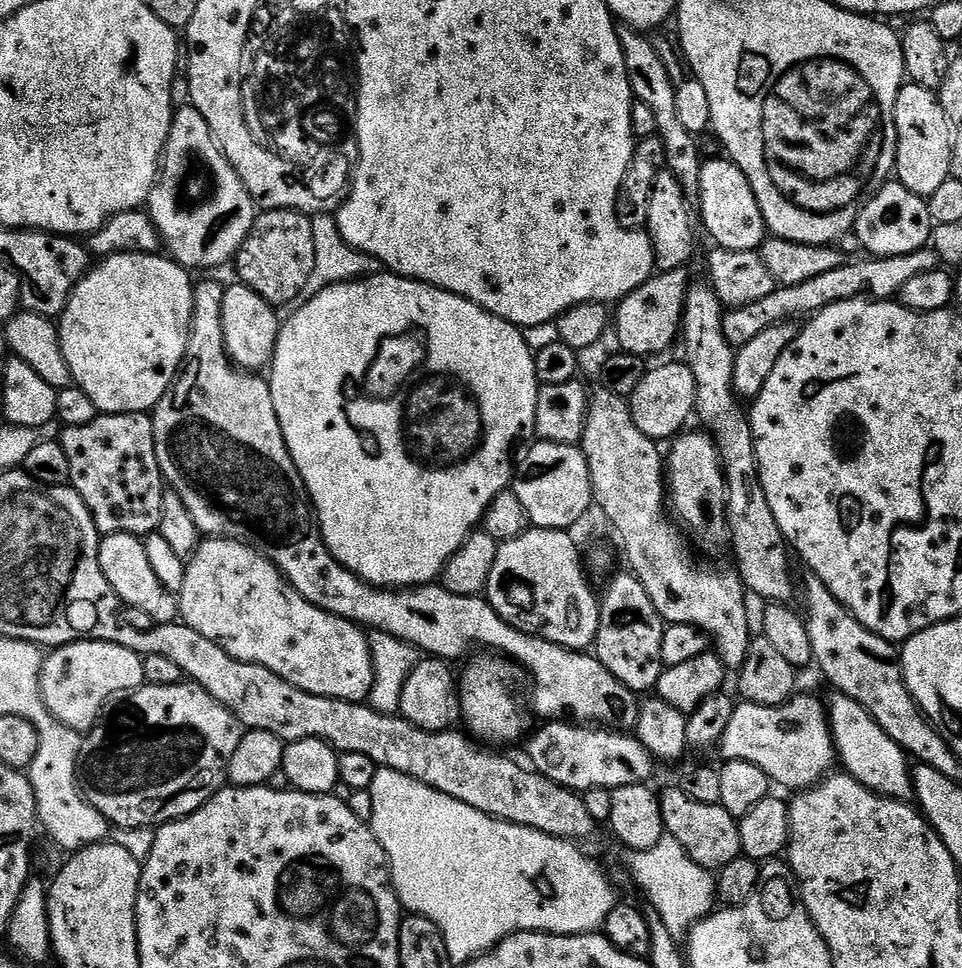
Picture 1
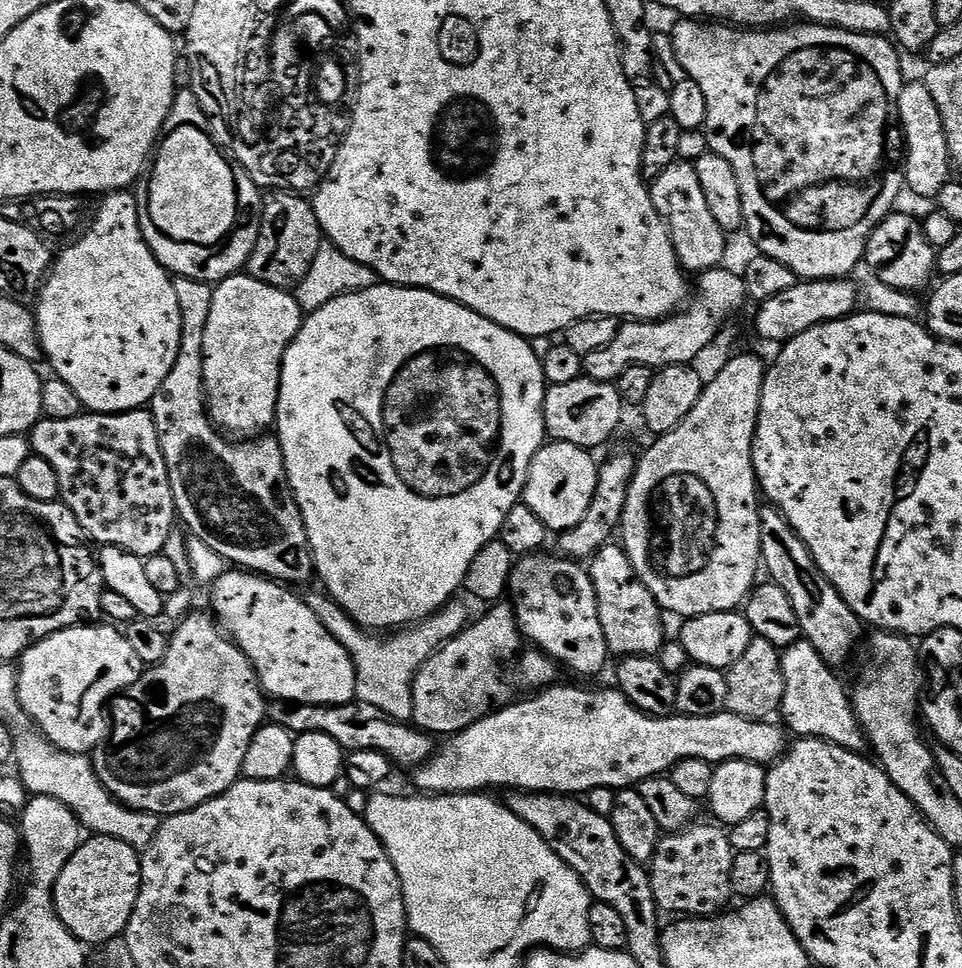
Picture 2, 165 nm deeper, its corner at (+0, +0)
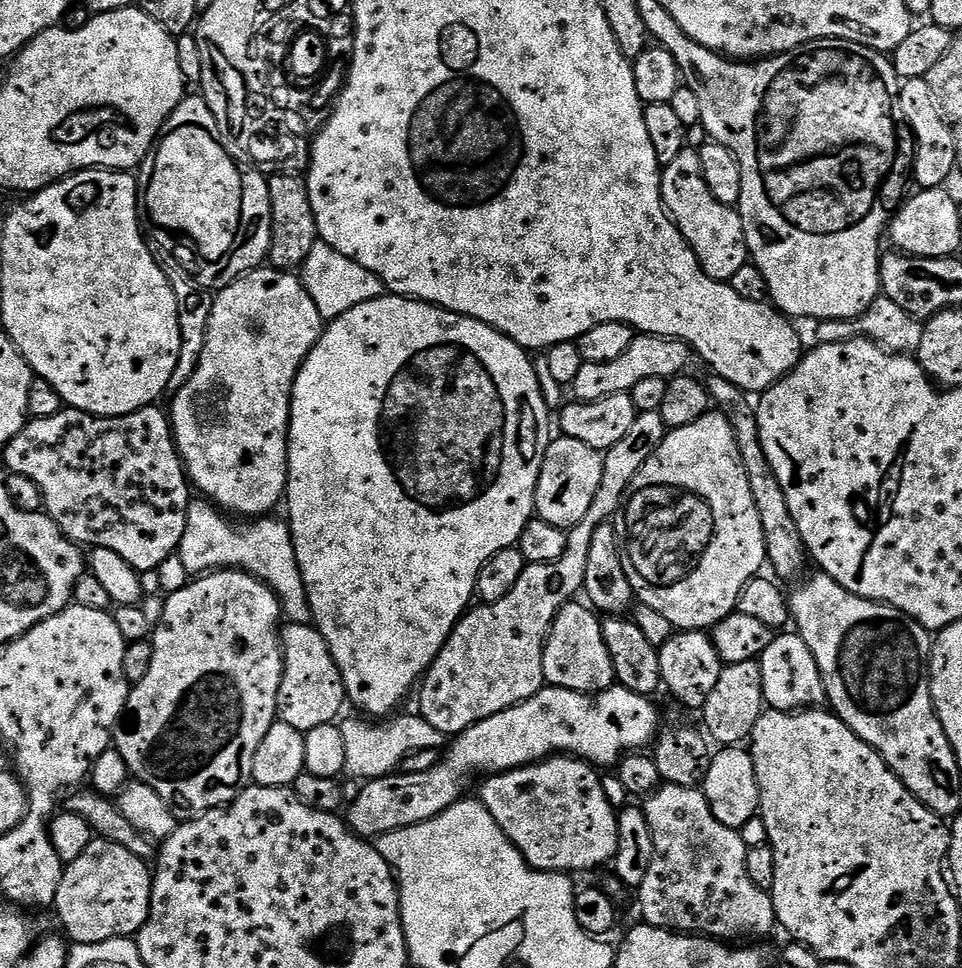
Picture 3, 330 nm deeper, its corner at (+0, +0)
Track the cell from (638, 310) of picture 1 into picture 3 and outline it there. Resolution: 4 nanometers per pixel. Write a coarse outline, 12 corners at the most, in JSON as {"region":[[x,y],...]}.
{"region":[[633,335],[614,362],[590,362],[570,386],[579,402],[631,393],[642,378],[671,380],[690,349]]}

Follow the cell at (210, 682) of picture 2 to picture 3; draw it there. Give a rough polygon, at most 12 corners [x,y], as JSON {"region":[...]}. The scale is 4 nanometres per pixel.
{"region":[[213,570],[167,593],[128,693],[131,775],[209,812],[277,723],[282,611]]}

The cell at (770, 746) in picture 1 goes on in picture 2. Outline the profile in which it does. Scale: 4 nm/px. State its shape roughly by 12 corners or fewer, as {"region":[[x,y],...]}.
{"region":[[537,691],[455,733],[421,793],[635,789],[683,760],[771,766],[779,723]]}

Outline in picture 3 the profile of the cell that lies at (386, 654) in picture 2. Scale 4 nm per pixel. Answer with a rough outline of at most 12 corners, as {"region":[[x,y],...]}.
{"region":[[189,499],[178,553],[189,577],[251,572],[291,623],[311,625],[291,523],[231,528]]}

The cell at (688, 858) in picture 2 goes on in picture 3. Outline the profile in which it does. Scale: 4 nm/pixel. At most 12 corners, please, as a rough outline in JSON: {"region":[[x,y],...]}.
{"region":[[700,788],[643,801],[643,923],[725,942],[777,927]]}

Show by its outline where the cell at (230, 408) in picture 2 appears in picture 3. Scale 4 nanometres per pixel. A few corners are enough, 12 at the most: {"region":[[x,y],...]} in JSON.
{"region":[[299,275],[215,293],[176,451],[217,509],[288,491],[292,387],[326,322]]}

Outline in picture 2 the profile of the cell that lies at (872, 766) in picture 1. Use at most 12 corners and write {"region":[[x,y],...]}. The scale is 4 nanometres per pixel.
{"region":[[806,642],[783,649],[796,738],[863,753],[849,689]]}

